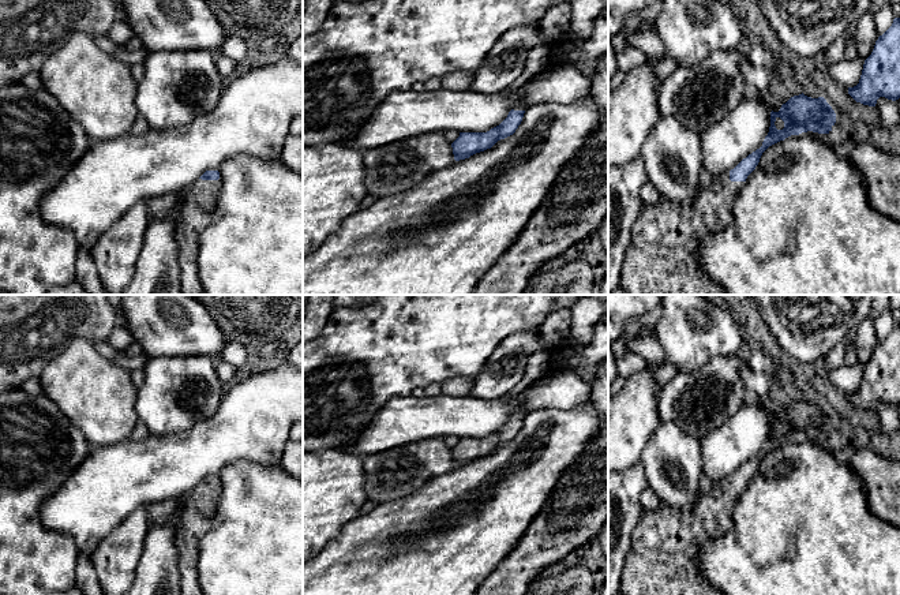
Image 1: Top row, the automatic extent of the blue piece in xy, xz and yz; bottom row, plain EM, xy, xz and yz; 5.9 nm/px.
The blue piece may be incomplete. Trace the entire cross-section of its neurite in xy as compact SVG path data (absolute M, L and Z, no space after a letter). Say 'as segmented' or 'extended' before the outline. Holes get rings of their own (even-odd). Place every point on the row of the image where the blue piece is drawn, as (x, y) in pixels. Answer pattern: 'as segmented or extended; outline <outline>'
extended; outline M206 171L181 190L173 207L181 295L205 295L198 276L198 240L211 221L222 180L218 171Z

